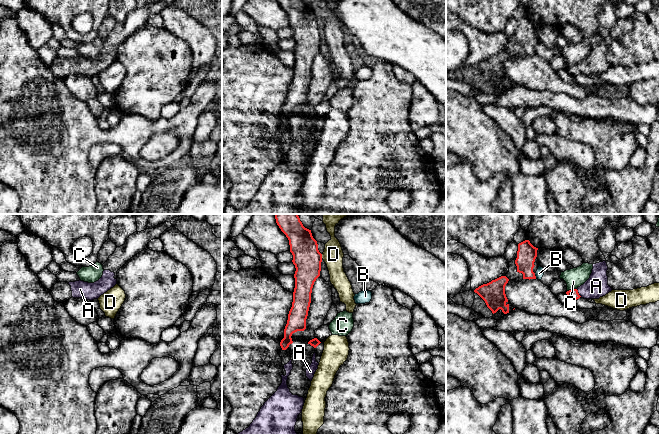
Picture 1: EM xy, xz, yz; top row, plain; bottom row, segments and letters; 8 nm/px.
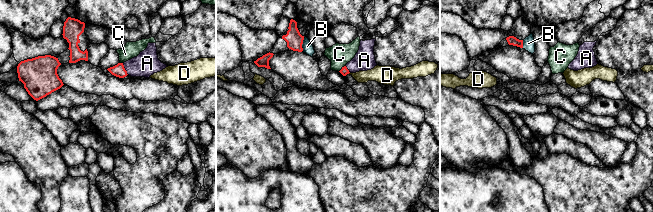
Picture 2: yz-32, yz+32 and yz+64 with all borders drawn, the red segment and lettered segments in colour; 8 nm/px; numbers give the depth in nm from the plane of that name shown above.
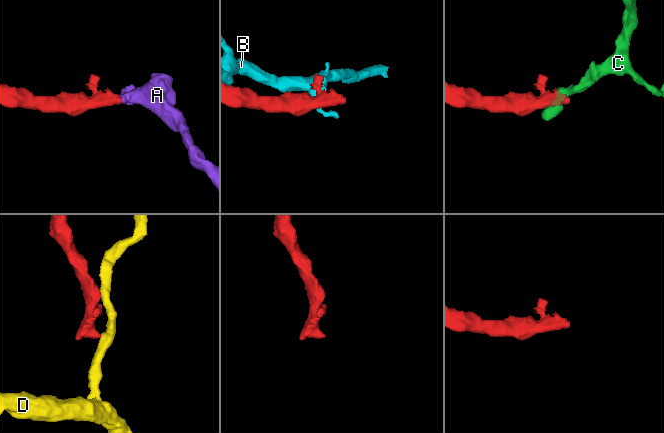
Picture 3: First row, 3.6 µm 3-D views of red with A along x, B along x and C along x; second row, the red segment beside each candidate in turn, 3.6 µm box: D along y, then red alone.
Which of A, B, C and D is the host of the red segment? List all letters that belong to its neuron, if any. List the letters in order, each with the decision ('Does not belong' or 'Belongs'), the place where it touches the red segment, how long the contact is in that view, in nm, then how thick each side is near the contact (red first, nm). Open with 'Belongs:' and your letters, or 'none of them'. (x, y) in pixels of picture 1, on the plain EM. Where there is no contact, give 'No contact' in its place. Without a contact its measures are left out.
Belongs: A
A: Belongs. Touches red at yz (578, 69). Shared border 80 nm. Thickness 90 nm (red) against 180 nm
B: Does not belong. Touches red at yz (535, 52). Shared border 50 nm. Thickness 160 nm (red) against 70 nm
C: Does not belong. Touches red at yz (572, 65). Shared border 80 nm. Thickness 90 nm (red) against 160 nm
D: Does not belong. Touches red at xz (321, 32). Shared border 40 nm. Thickness 220 nm (red) against 160 nm

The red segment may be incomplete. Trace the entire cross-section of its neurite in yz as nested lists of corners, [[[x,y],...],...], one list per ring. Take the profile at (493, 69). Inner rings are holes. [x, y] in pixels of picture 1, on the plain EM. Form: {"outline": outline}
{"outline": [[[501,52],[487,60],[483,60],[474,66],[486,79],[487,83],[496,89],[499,85],[504,90],[509,89],[508,75],[505,70],[505,62],[509,55]]]}

